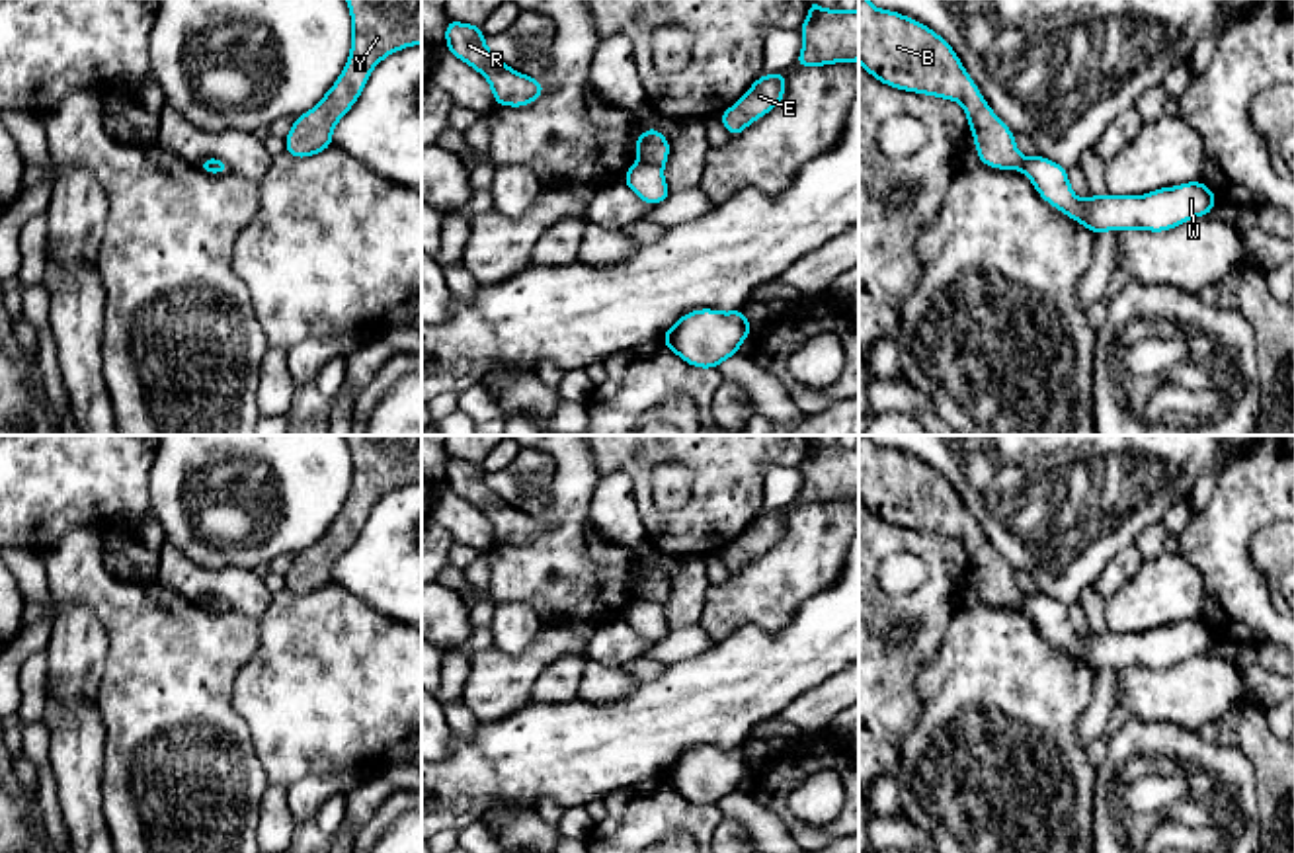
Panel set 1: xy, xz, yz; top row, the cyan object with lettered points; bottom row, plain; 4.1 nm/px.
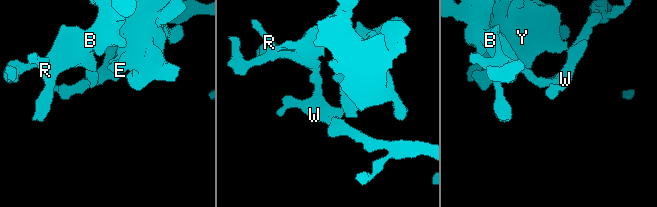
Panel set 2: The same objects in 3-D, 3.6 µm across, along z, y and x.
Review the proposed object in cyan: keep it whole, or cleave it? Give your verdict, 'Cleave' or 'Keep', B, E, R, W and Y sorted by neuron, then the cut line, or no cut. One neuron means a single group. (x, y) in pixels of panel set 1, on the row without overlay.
Cleave. Groups: B E R Y / W. Split along xz (639, 596), (656, 600), (662, 606)

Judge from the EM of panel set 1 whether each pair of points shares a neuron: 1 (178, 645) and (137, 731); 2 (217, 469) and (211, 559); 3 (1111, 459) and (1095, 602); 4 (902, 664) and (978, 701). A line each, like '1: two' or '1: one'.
1: one
2: one
3: two
4: two

